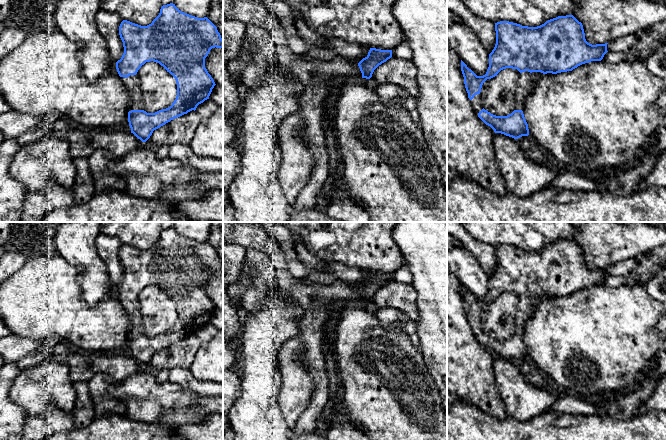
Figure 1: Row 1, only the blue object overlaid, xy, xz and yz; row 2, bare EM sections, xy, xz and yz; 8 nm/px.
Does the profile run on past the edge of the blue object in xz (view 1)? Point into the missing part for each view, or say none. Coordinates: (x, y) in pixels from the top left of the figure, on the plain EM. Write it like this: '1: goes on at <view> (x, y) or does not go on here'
1: does not go on here

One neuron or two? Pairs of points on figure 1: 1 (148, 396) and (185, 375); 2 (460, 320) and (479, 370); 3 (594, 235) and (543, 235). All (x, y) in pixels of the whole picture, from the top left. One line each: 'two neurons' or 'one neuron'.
1: two neurons
2: one neuron
3: two neurons

